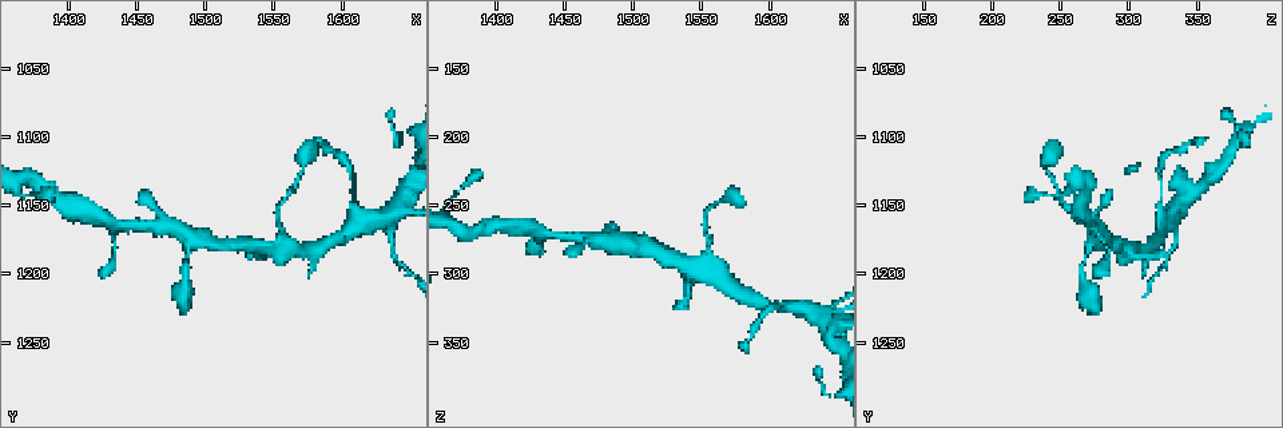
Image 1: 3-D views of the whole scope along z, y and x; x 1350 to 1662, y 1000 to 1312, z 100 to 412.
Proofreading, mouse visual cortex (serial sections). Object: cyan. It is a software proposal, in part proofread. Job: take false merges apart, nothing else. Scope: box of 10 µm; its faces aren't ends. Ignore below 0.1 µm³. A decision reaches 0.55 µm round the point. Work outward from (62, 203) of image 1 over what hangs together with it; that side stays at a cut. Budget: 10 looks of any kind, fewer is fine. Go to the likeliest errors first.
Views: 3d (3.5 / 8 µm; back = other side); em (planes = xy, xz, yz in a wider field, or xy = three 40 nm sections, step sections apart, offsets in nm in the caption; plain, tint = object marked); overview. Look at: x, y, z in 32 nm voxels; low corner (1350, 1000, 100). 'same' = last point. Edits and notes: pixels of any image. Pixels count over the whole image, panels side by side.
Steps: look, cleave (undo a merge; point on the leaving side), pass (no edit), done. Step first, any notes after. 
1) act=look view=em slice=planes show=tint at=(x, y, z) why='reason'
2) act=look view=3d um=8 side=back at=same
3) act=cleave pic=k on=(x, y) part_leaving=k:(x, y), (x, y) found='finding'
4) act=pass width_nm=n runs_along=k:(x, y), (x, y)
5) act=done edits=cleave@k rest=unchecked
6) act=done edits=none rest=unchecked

act=look view=3d um=3.5 side=back at=(1428, 1158, 266) why='calibre changes'

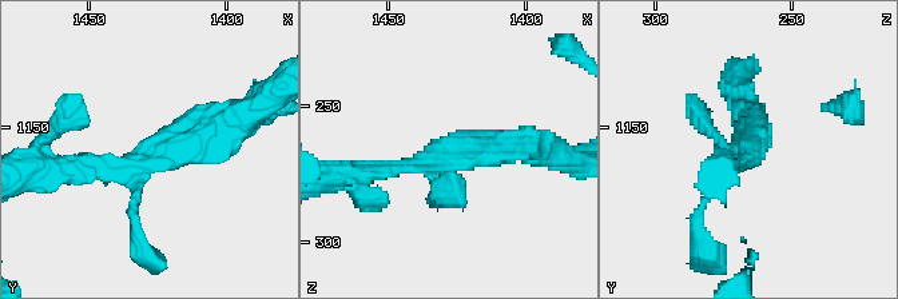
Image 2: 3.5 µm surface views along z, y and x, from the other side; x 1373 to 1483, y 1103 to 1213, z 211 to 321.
act=pass runs_along=2:(233, 126), (139, 162), (70, 166) found='all the same cell'

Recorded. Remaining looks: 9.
act=look view=3d um=3.5 at=(1486, 1174, 280) why='arms part here'

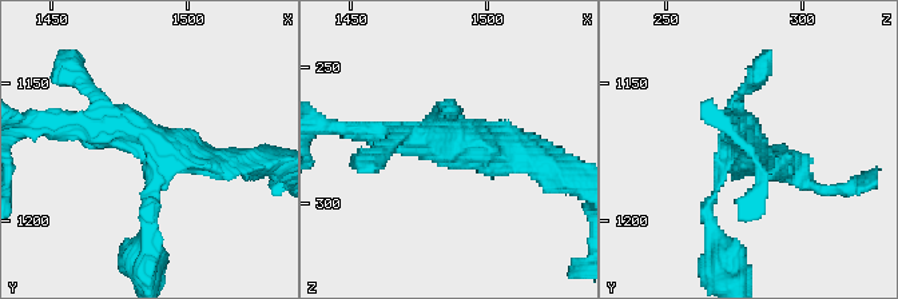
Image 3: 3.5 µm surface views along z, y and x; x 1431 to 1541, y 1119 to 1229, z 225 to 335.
act=look view=em slice=xy step=5 show=tint at=(1489, 1172, 279) arms=3 arm_widths_nm=150,300,350 why='need the tissue'

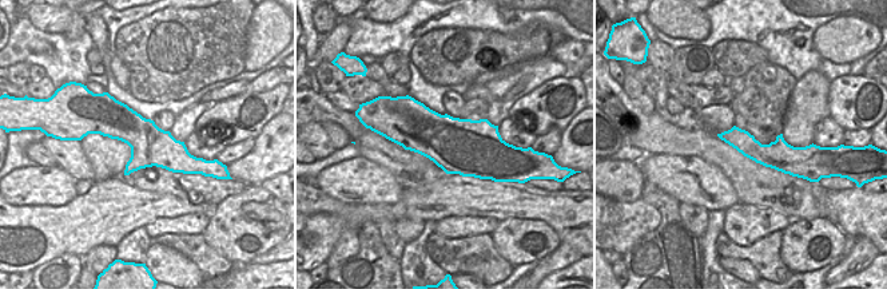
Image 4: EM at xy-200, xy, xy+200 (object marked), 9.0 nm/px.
act=look view=em slice=planes show=tint at=same

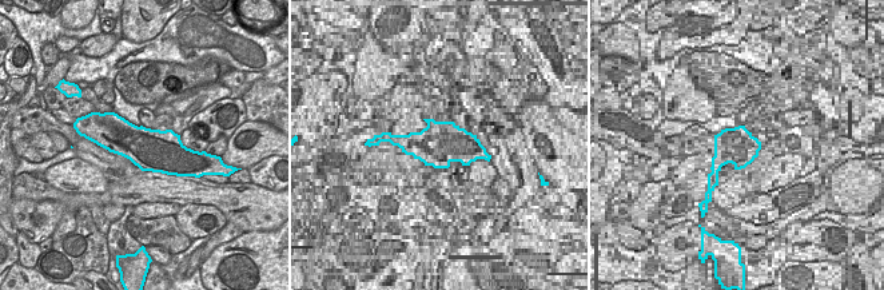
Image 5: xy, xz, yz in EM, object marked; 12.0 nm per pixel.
act=pass runs_along=3:(71, 123), (239, 159) found='all the same cell'

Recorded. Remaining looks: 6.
act=look view=3d um=8 at=(1554, 1182, 298) why='two arms in line, one across'

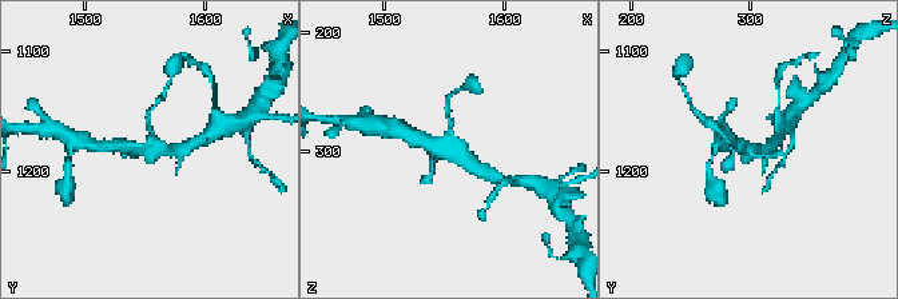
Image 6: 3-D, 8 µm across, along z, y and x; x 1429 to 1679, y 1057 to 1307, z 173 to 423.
act=look view=em slice=xy step=3 show=tint at=same why='now the EM'

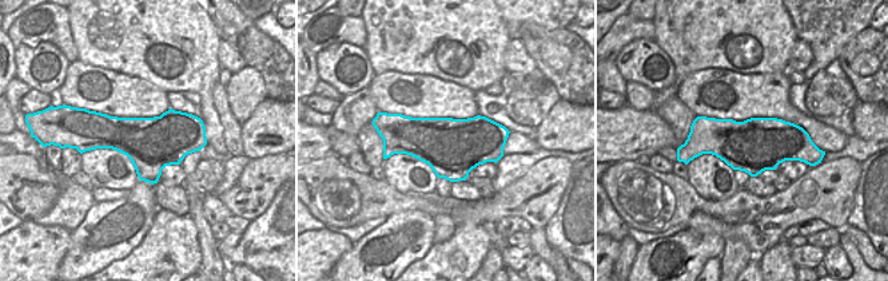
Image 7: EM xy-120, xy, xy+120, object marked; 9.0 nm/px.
act=pass width_nm=550 runs_along=6:(410, 136), (480, 168) found='one cell here'

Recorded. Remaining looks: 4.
act=look view=3d um=3.5 at=(1636, 1172, 336) why='three arms meet'

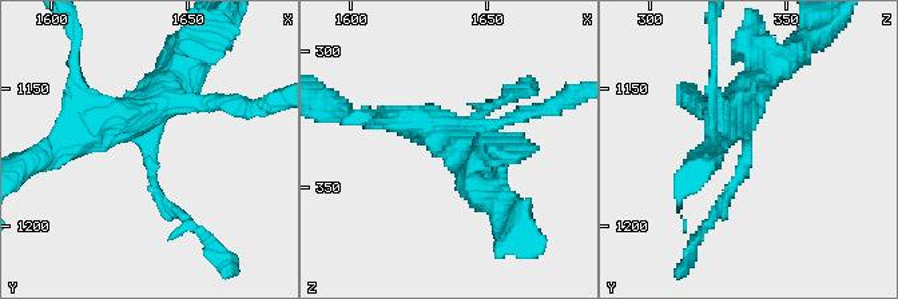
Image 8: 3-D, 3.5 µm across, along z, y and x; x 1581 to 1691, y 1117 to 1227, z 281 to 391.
act=look view=em slice=xy step=5 show=tint at=(1635, 1171, 336) arms=3 arm_widths_nm=150,300,350

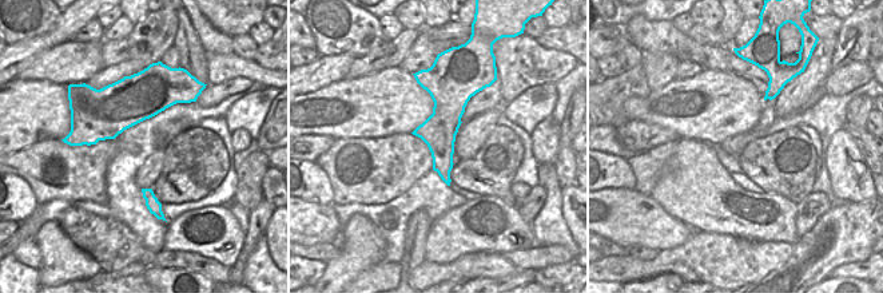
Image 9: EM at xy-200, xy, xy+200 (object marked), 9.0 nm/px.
act=pass found='one cell here'

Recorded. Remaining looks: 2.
act=done edits=none rest=unchecked

